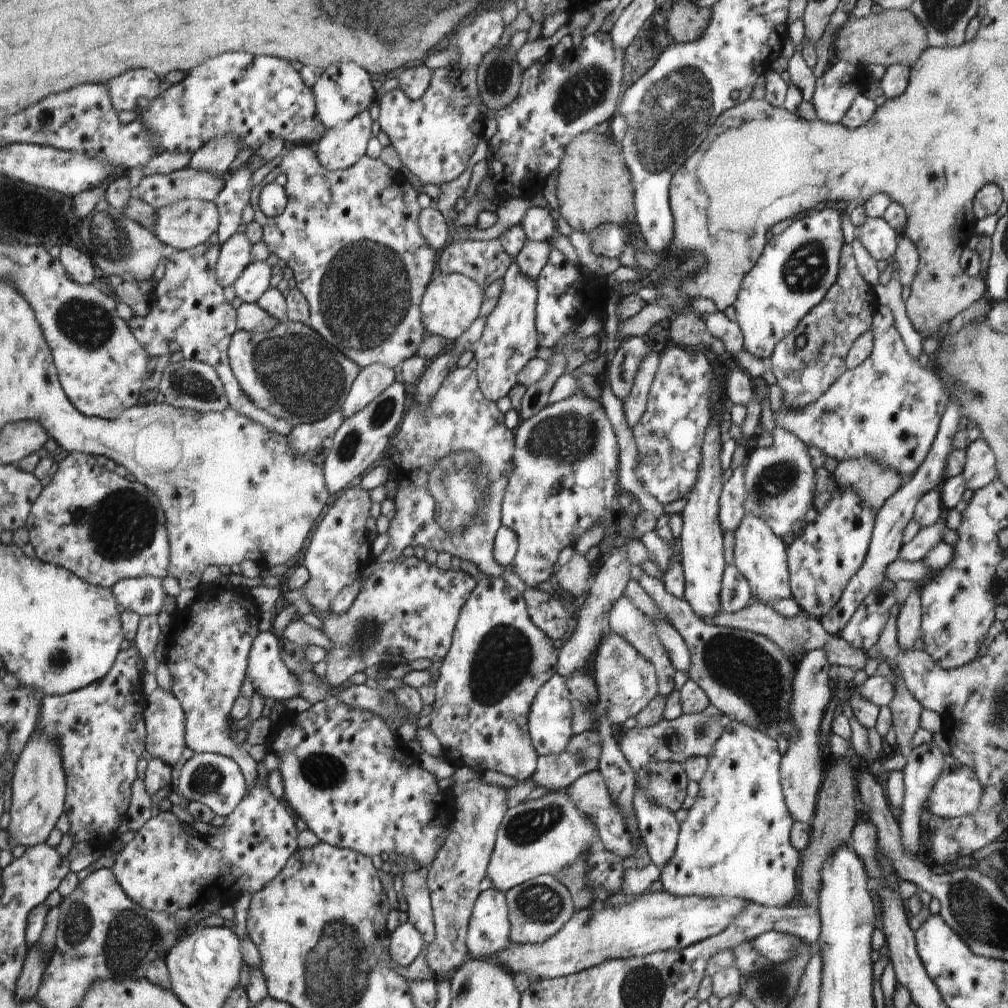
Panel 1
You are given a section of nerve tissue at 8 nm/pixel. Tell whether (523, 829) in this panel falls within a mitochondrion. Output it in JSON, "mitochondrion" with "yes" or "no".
{"mitochondrion":"yes"}

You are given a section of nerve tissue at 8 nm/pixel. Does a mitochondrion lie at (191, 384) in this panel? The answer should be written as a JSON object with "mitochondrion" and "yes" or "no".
{"mitochondrion":"yes"}

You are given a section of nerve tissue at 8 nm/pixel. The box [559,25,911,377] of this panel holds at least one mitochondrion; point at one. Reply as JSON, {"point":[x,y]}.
{"point":[675,112]}

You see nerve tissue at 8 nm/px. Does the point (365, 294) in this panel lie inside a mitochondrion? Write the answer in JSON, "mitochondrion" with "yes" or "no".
{"mitochondrion":"yes"}

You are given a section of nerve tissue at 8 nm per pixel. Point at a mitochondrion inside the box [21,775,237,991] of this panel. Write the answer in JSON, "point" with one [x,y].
{"point":[131,938]}

